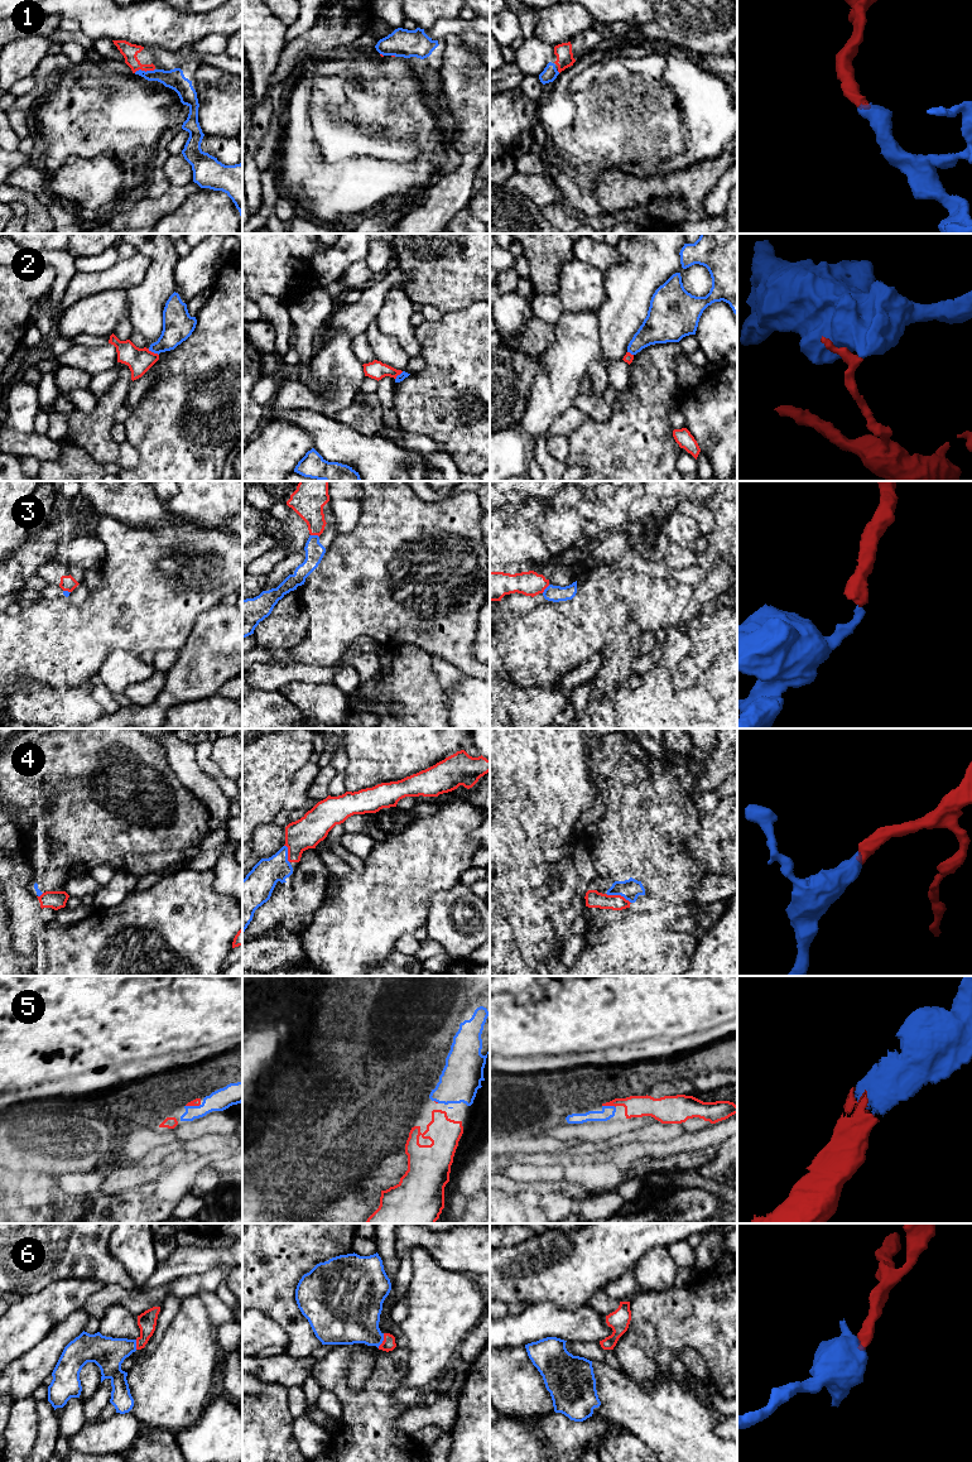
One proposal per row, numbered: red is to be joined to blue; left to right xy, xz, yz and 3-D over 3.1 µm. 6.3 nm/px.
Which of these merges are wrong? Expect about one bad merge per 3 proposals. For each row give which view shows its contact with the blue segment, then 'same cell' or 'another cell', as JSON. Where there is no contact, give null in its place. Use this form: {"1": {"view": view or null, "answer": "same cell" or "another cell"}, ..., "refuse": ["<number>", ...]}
{"1": {"view": "xy", "answer": "same cell"}, "2": {"view": "xy", "answer": "another cell"}, "3": {"view": "xz", "answer": "another cell"}, "4": {"view": "yz", "answer": "same cell"}, "5": {"view": "yz", "answer": "same cell"}, "6": {"view": "xz", "answer": "same cell"}, "refuse": ["2", "3"]}

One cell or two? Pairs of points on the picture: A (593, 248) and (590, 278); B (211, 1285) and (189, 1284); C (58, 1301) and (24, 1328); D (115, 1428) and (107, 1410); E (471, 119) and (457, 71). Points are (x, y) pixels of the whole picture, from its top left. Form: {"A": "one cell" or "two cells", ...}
{"A": "two cells", "B": "one cell", "C": "one cell", "D": "two cells", "E": "one cell"}

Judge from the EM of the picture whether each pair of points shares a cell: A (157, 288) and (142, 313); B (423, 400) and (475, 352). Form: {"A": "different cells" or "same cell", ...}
{"A": "same cell", "B": "same cell"}

